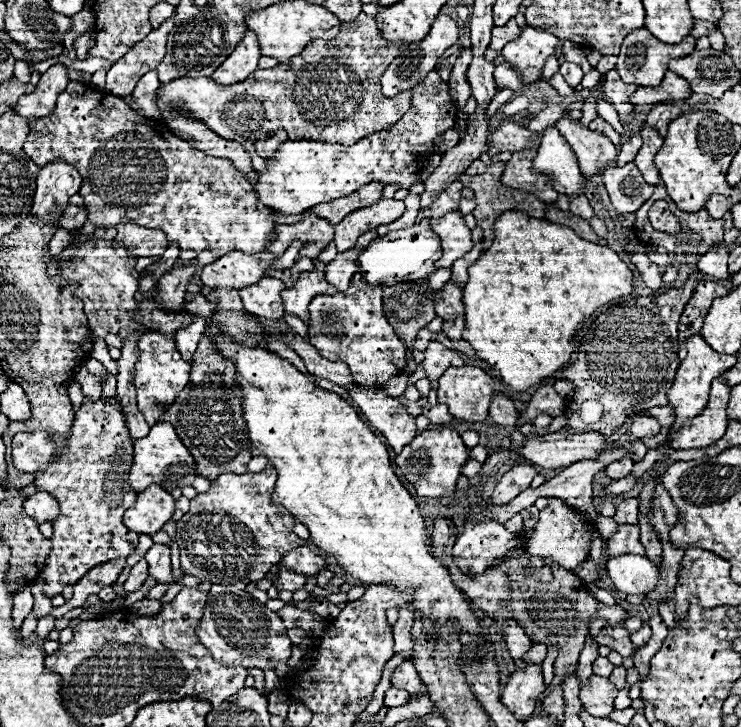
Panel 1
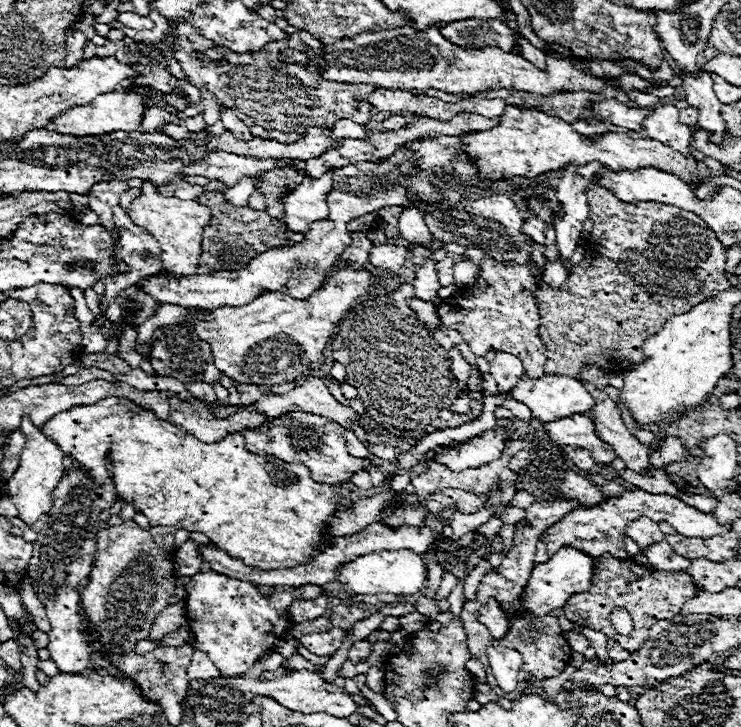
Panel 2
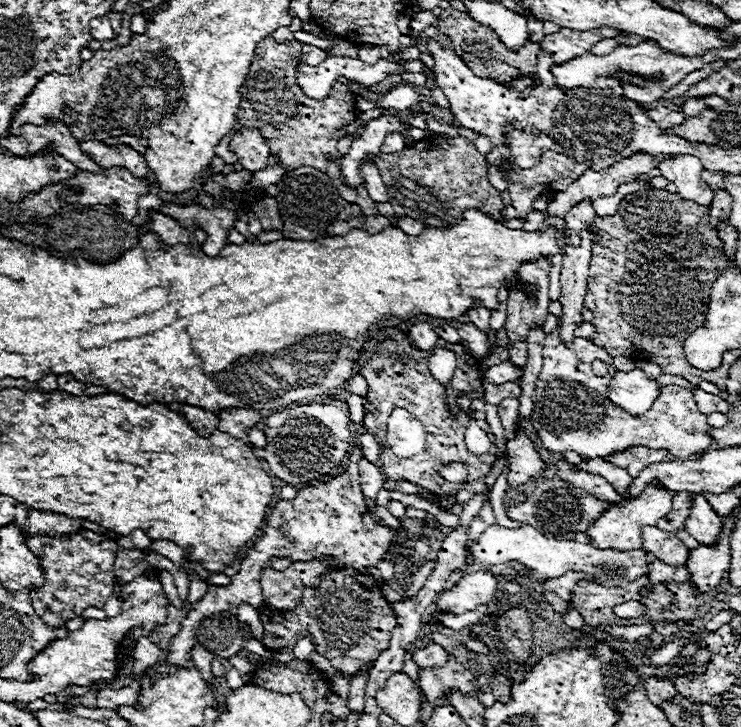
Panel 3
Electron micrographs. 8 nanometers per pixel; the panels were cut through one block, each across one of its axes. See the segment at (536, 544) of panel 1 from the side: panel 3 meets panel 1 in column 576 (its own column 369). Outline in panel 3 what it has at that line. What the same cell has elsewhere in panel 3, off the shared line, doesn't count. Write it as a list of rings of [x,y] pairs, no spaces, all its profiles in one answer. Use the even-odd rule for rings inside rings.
[[[356,446],[348,458],[348,468],[344,474],[330,478],[318,486],[306,486],[298,490],[294,500],[280,500],[270,510],[264,536],[258,538],[256,546],[248,552],[244,562],[240,564],[238,574],[232,576],[228,586],[210,586],[208,592],[194,602],[192,610],[182,622],[180,632],[172,638],[168,646],[168,662],[170,666],[184,668],[190,660],[190,650],[196,644],[194,632],[202,618],[212,616],[216,612],[230,612],[236,614],[240,604],[250,604],[254,608],[264,604],[262,588],[260,588],[260,574],[266,568],[268,560],[272,558],[288,558],[292,562],[310,562],[310,560],[324,560],[332,556],[340,566],[362,570],[368,566],[376,566],[384,552],[388,550],[392,530],[388,526],[380,526],[372,520],[368,506],[364,504],[362,488],[358,482],[358,460],[362,458],[362,450]]]

